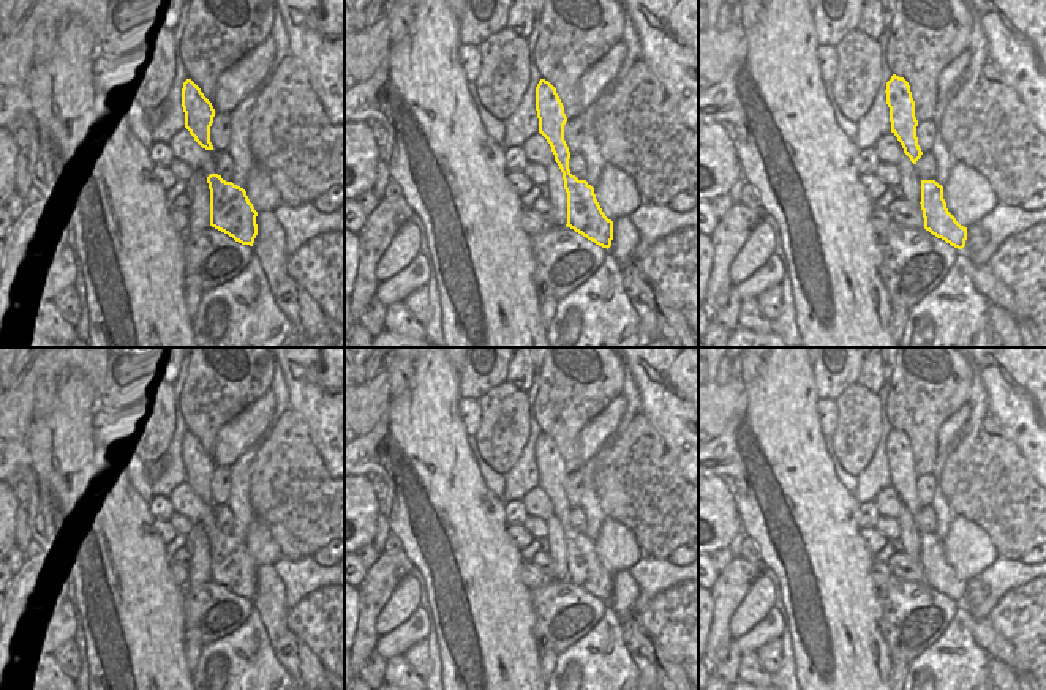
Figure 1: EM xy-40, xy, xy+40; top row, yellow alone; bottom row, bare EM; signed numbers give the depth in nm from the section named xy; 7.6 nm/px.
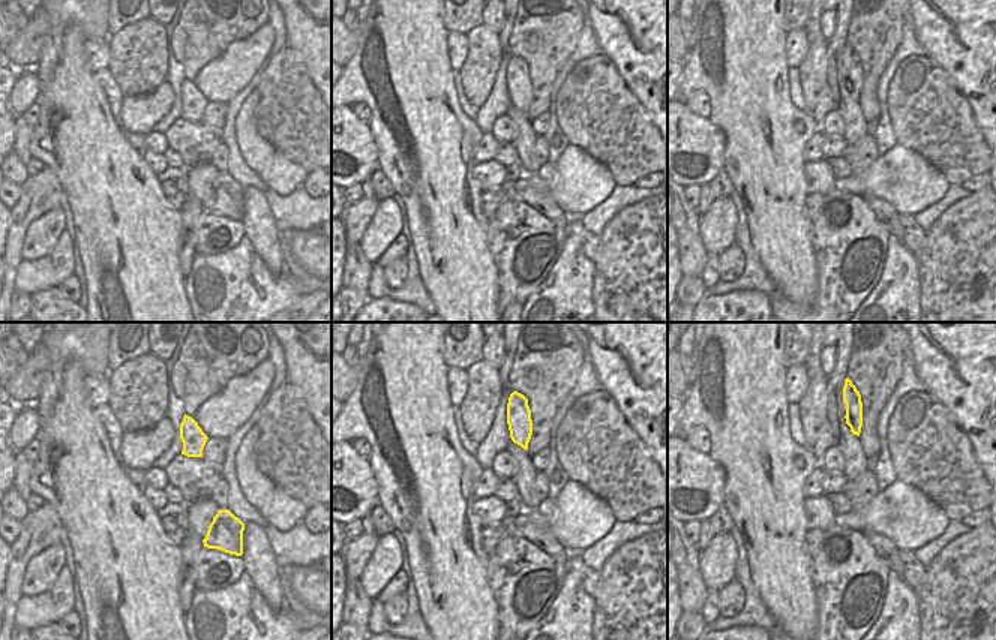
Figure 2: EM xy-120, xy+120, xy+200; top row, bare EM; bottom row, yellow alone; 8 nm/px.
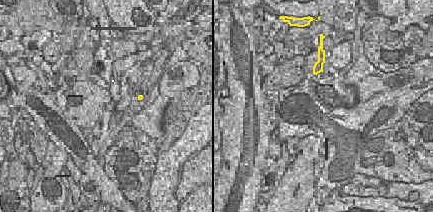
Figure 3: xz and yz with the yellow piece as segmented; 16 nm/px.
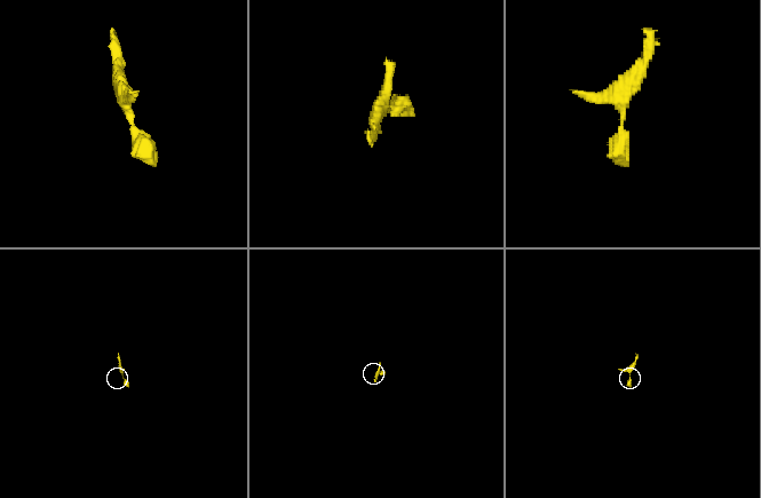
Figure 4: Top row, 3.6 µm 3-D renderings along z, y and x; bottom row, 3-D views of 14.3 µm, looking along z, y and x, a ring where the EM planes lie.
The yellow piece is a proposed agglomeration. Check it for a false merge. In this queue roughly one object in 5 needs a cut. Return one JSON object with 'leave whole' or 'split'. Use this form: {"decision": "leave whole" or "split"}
{"decision": "leave whole"}

